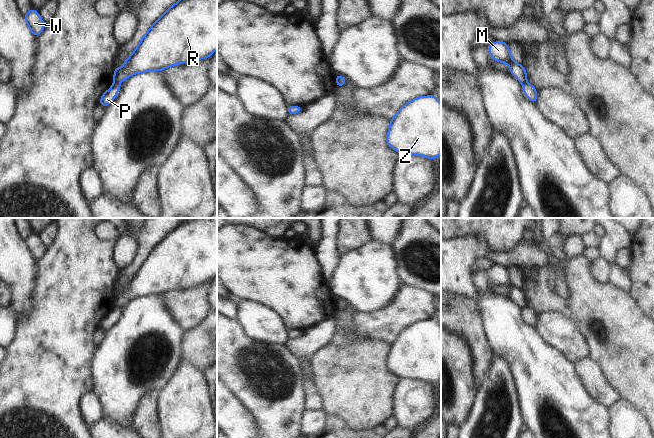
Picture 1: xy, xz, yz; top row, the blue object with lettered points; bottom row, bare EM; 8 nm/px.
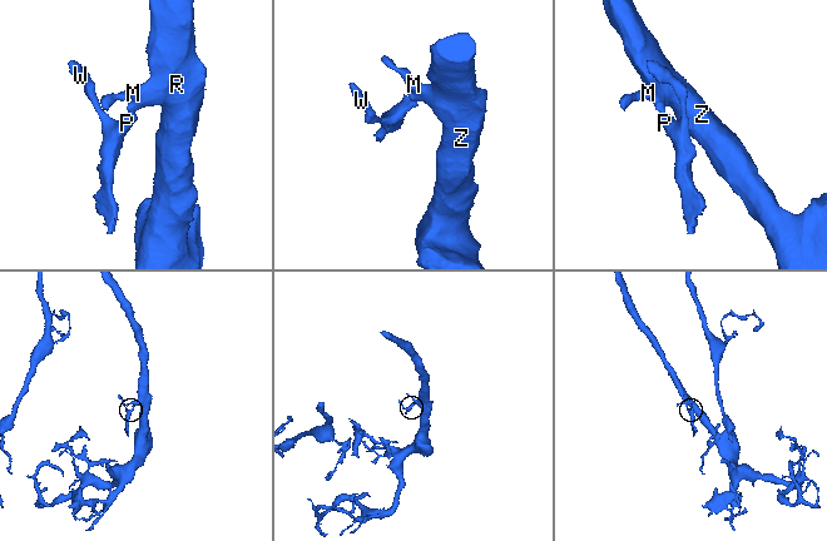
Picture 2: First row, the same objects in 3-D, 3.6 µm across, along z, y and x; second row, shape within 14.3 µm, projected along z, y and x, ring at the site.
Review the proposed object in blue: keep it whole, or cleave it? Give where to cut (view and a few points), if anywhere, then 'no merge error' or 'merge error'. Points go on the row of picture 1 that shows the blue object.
xy (114, 83), (119, 84) | merge error

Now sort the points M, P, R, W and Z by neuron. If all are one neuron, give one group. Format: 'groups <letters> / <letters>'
groups M R Z / P W

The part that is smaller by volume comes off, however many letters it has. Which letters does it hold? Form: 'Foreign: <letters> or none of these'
Foreign: P, W

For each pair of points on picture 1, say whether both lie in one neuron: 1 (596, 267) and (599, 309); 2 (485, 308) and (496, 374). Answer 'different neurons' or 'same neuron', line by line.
1: different neurons
2: different neurons

